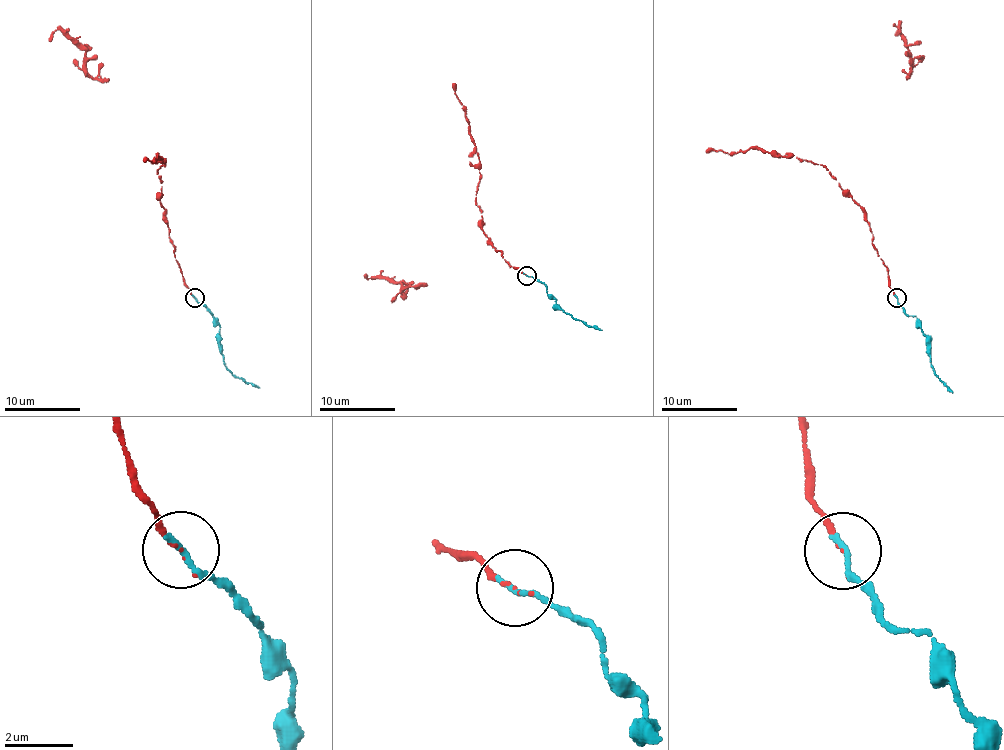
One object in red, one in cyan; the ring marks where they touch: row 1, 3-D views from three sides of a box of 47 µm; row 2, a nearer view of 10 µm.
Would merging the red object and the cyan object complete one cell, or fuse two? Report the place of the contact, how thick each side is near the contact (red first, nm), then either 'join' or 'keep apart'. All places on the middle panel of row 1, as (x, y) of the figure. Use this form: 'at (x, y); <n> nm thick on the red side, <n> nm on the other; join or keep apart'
at (527, 275); 100 nm thick on the red side, 200 nm on the other; join

